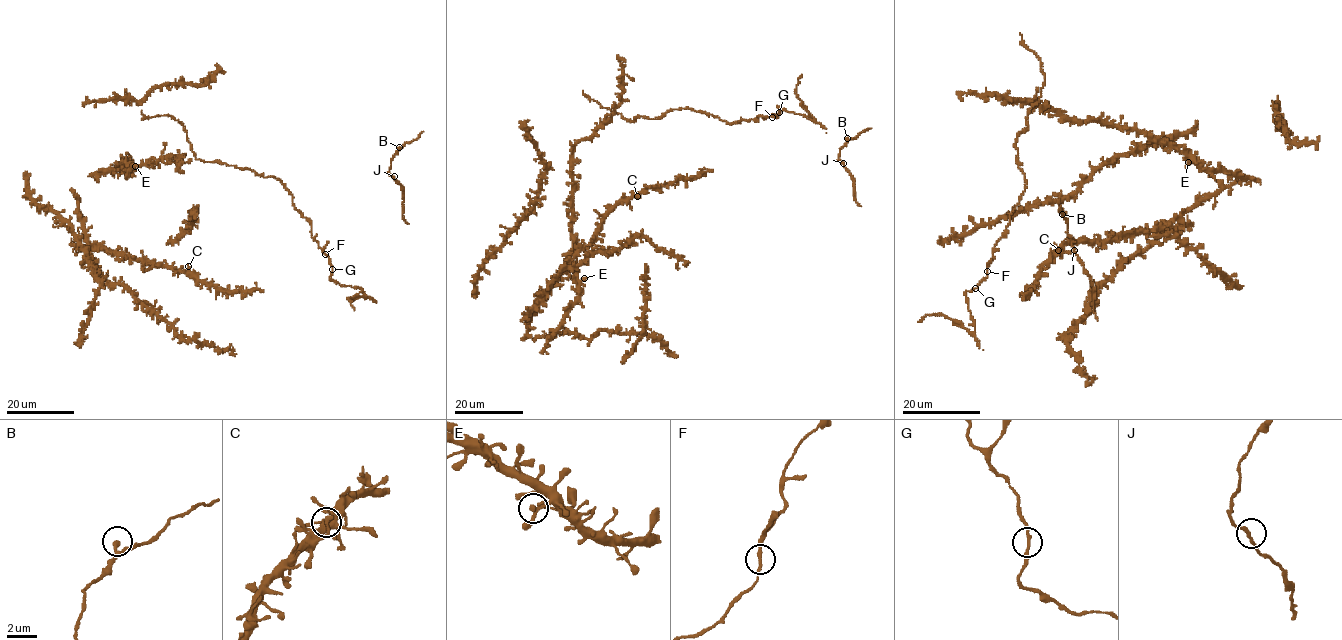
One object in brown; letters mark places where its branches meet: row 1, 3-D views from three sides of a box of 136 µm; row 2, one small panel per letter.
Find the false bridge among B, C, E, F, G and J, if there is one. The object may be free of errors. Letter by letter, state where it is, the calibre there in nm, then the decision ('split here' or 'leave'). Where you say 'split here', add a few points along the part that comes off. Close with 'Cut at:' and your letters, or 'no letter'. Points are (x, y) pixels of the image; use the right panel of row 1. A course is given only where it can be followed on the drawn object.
B: (1062, 214) | 190 nm | leave
C: (1058, 250) | 240 nm | leave
E: (1188, 162) | 220 nm | leave
F: (987, 271) | 200 nm | leave
G: (975, 288) | 160 nm | leave
J: (1074, 250) | 200 nm | leave
Cut at: no letter

